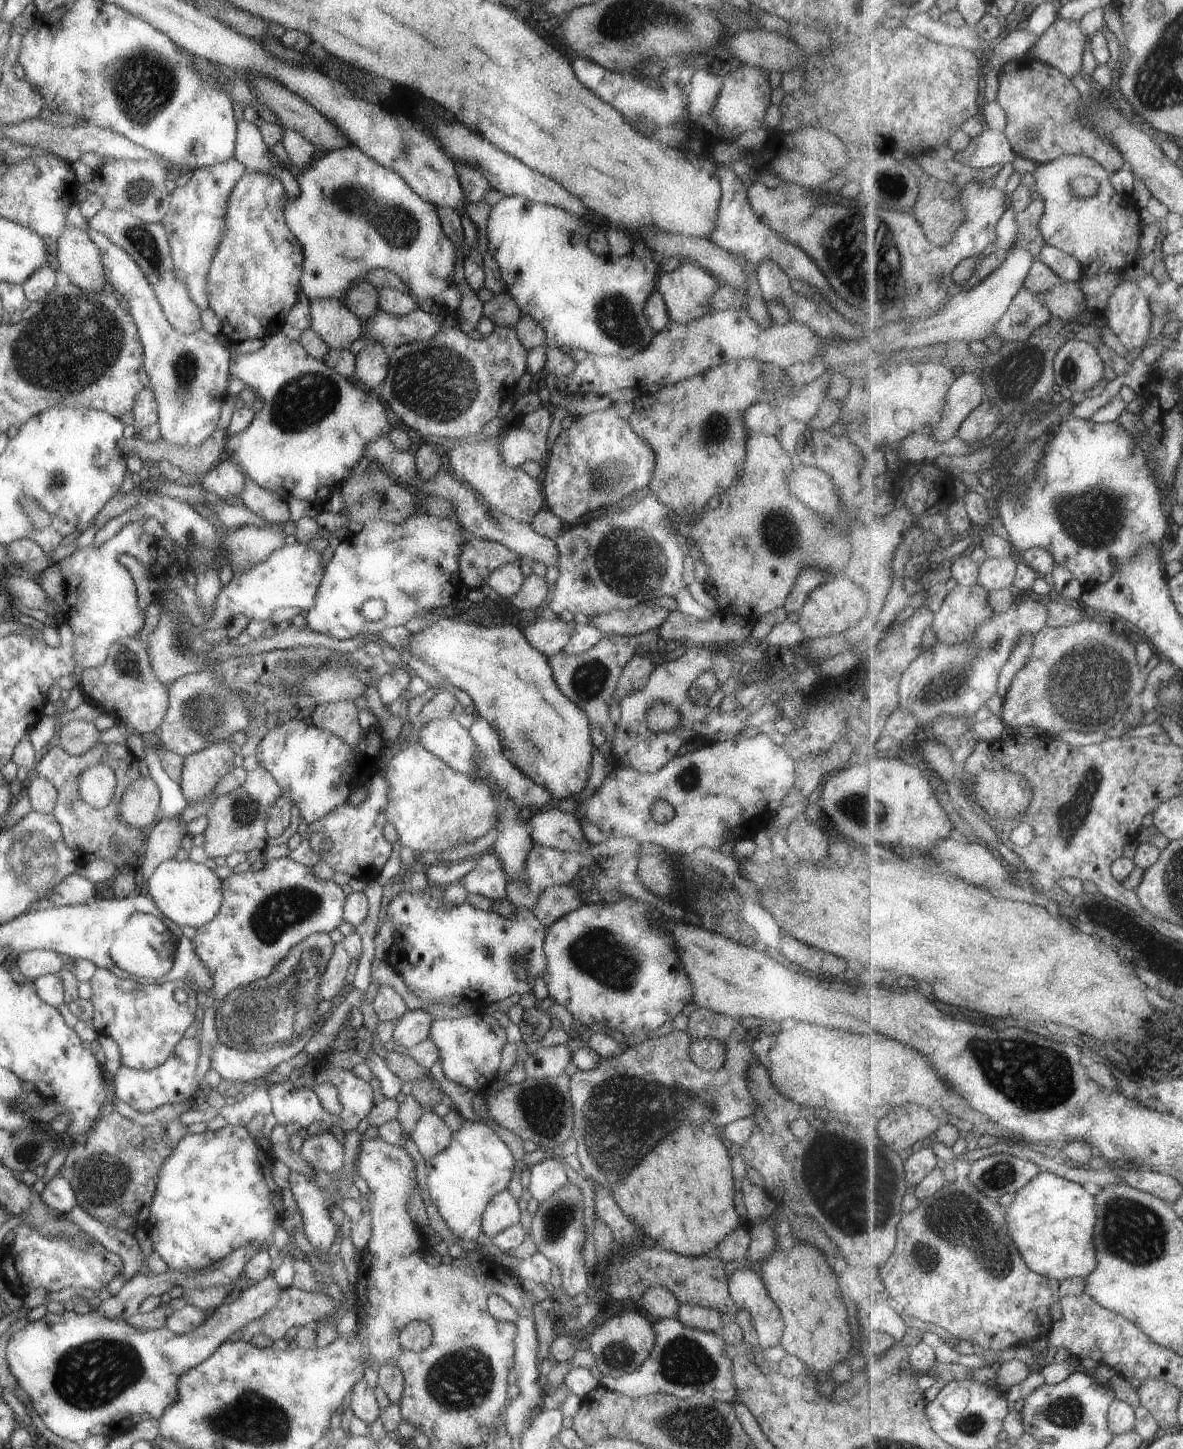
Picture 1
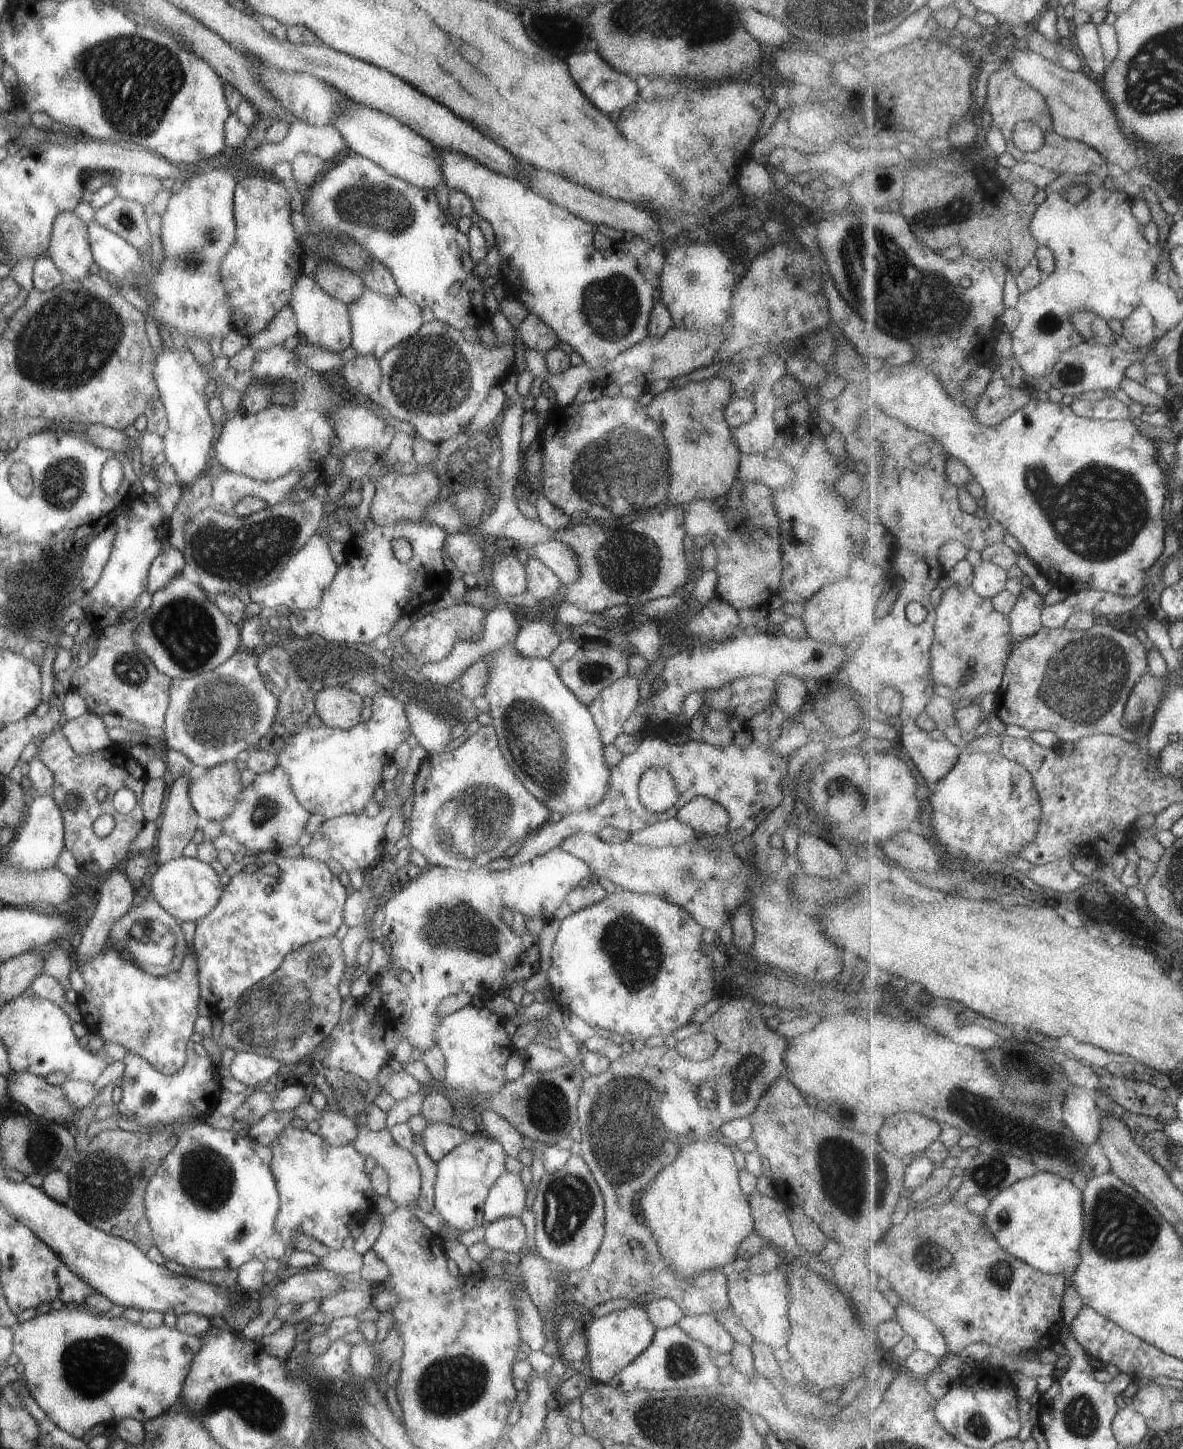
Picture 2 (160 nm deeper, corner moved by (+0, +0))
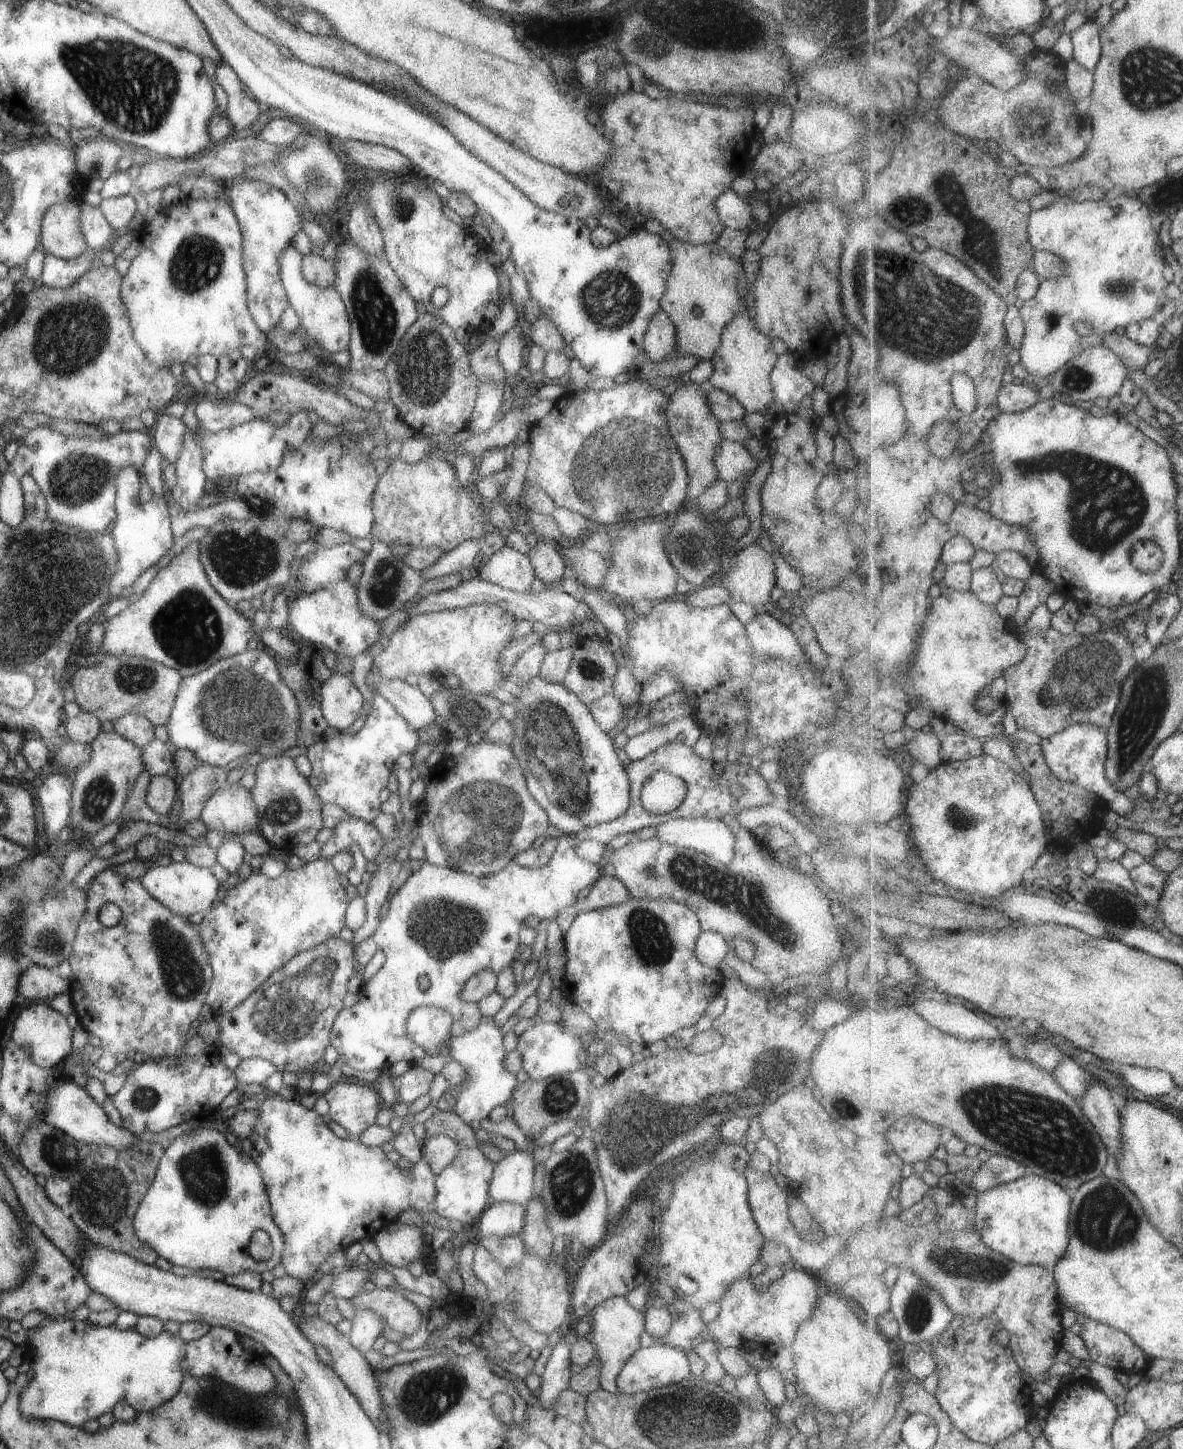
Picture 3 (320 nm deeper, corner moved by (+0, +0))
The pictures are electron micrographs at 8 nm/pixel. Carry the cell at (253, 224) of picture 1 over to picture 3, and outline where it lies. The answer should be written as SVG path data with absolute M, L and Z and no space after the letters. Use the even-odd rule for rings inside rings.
M237 179L226 185L226 198L233 211L242 238L242 267L246 278L246 303L255 326L266 333L279 320L281 313L288 305L286 294L280 281L278 256L285 246L291 244L292 236L302 227L303 215L287 201L279 188L266 185L264 182L251 179Z

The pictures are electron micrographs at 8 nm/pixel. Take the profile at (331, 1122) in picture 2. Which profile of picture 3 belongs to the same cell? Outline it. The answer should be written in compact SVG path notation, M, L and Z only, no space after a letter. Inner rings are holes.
M341 1079L331 1083L322 1097L329 1107L326 1120L339 1124L353 1137L374 1124L379 1110L379 1097L370 1083Z

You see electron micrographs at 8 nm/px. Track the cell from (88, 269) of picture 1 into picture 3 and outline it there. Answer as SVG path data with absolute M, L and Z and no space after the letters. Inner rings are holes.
M74 200L52 204L42 216L39 244L45 254L74 259L86 248L78 221L78 208Z

